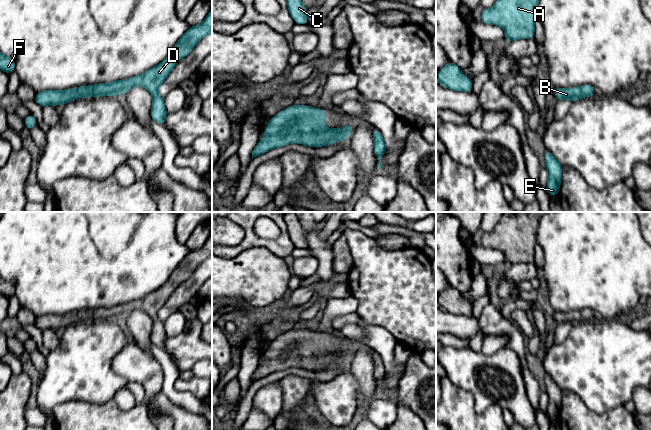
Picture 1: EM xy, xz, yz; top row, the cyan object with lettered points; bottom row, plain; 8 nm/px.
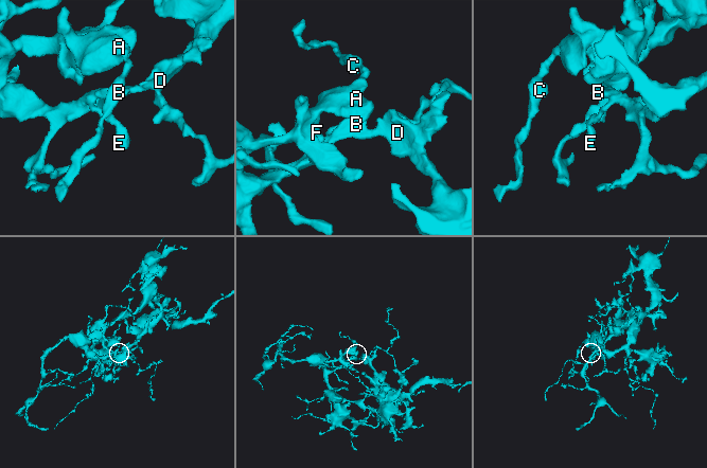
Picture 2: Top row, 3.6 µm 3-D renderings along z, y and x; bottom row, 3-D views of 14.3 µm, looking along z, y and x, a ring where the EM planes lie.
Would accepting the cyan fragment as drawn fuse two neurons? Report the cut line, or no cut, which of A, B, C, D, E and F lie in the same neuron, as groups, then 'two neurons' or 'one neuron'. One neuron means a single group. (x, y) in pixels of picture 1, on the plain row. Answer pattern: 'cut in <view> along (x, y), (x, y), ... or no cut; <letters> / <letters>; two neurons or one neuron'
no cut; A B C D E F; one neuron

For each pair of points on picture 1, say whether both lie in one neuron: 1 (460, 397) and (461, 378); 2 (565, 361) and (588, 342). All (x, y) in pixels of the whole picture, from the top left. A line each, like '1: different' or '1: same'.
1: different
2: same

